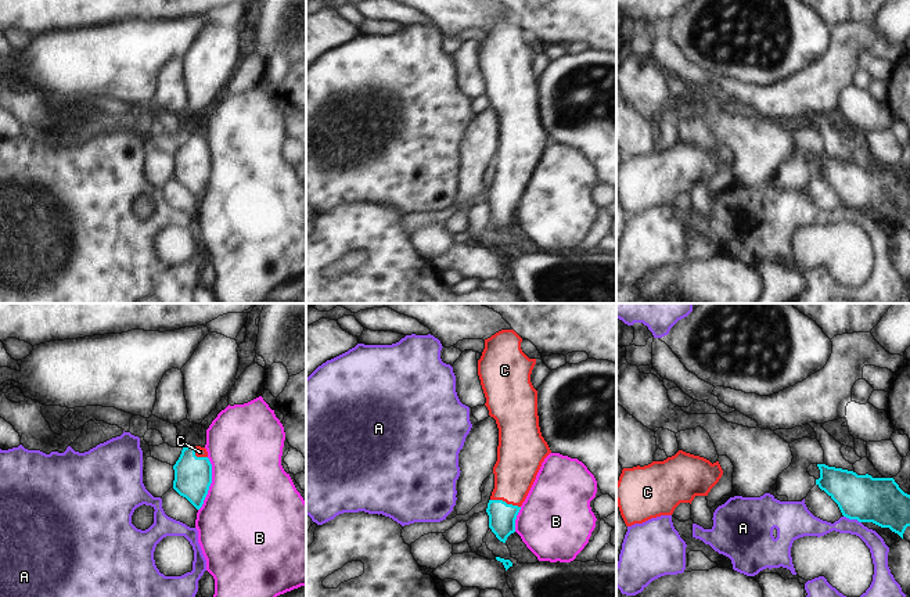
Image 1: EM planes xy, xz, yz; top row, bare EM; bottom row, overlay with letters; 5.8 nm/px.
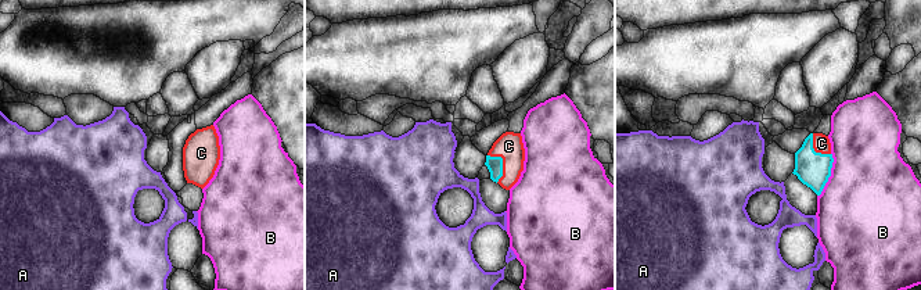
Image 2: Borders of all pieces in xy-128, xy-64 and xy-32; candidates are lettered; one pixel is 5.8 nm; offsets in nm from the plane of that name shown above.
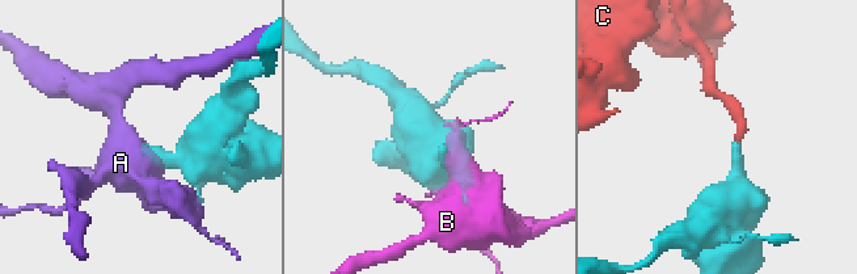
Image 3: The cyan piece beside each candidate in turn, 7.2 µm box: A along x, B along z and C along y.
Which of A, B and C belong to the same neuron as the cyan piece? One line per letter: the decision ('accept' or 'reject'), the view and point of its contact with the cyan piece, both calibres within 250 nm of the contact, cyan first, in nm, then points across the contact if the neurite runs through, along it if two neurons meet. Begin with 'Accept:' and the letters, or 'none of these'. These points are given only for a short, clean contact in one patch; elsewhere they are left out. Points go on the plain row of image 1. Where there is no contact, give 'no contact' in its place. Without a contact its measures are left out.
Accept: C
A: reject | yz (852, 208) | 280/120 nm | along yz (844, 205), (860, 212)
B: reject | xy (211, 172) | 220/500 nm | along xy (208, 147), (211, 175), (198, 200)
C: accept | xz (504, 191) | 160/260 nm | across xz (502, 207), (504, 191), (518, 151)

